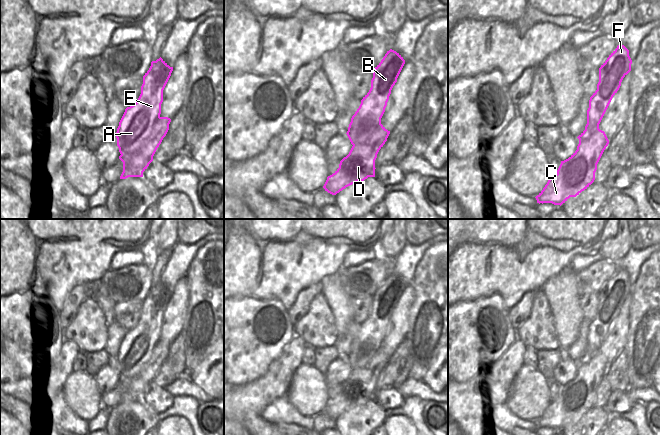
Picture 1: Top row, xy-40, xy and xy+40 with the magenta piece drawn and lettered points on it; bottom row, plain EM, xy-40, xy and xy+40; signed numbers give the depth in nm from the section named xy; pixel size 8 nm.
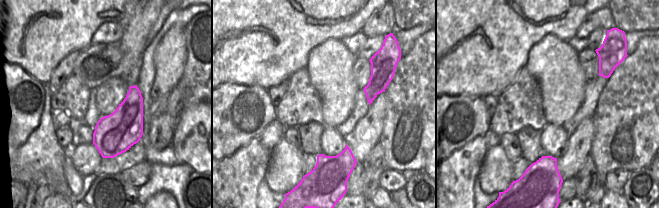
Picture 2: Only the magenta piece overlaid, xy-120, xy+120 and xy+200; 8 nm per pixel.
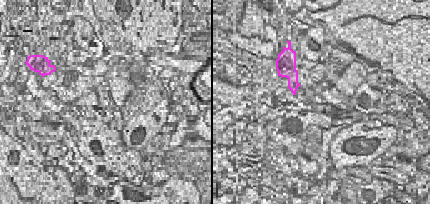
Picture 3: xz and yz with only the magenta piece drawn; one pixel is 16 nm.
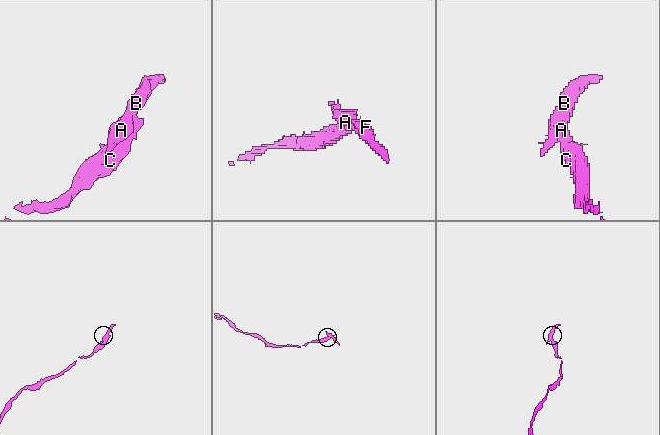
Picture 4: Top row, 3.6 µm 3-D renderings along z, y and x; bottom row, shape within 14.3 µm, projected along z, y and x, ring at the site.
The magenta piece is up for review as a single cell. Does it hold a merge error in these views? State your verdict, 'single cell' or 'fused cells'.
fused cells

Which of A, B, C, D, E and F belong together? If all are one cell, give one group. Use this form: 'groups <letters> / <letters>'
groups A B E F / C D

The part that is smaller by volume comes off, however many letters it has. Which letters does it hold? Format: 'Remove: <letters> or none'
Remove: A, B, E, F

